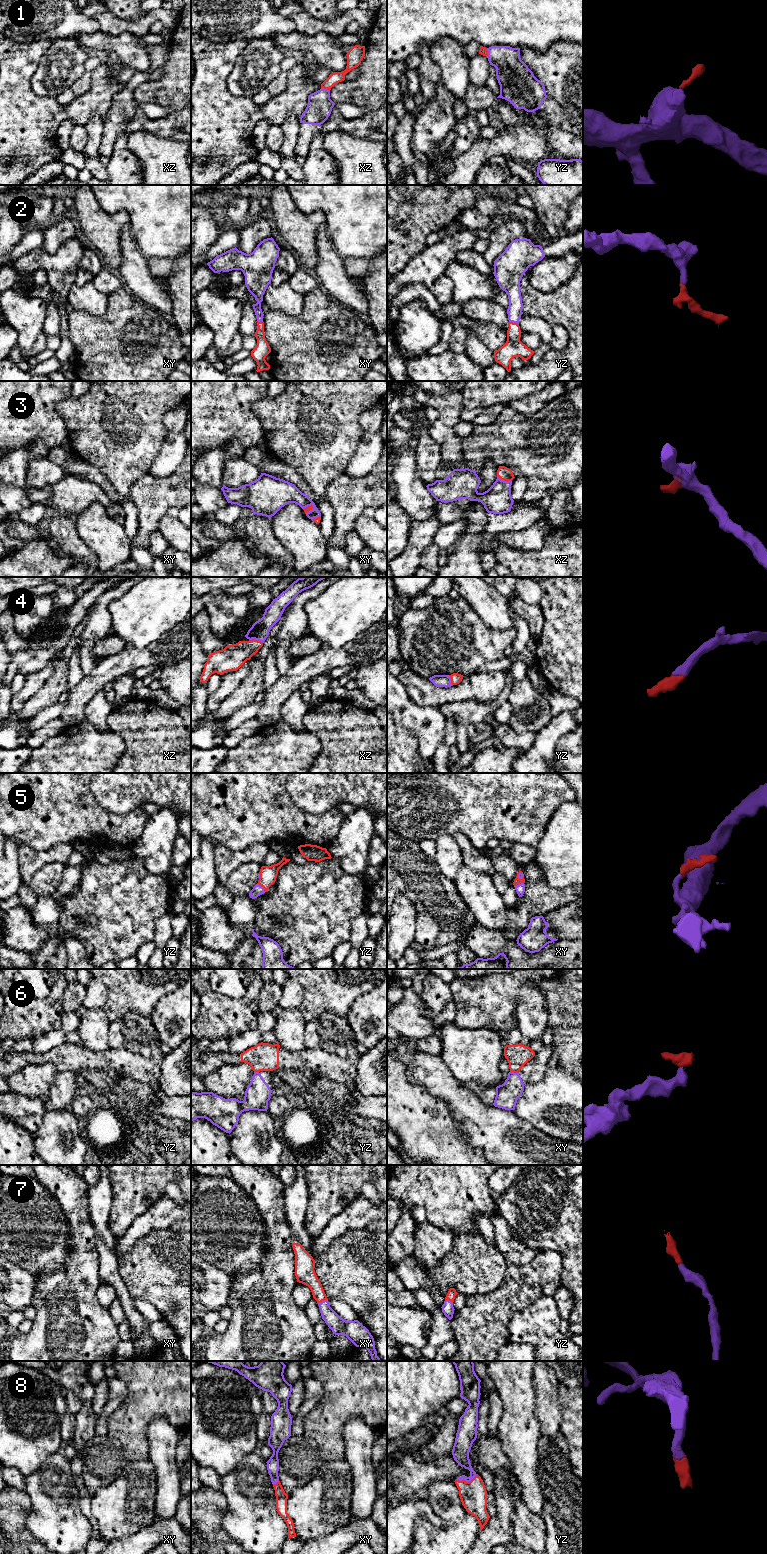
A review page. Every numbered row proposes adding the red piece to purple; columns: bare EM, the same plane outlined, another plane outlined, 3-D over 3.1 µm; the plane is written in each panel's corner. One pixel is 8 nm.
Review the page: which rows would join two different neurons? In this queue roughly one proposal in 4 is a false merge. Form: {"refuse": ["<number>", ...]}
{"refuse": ["6"]}

